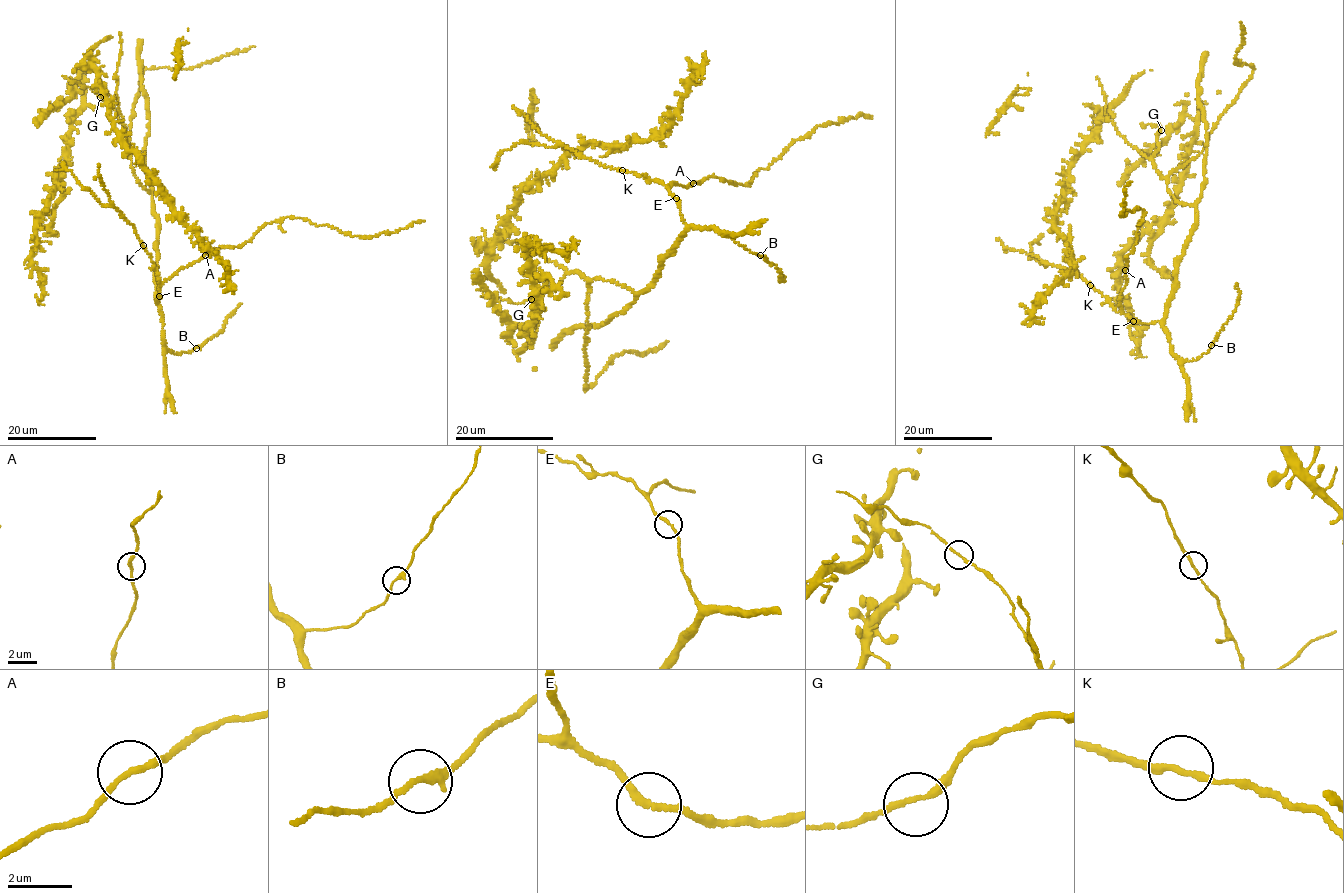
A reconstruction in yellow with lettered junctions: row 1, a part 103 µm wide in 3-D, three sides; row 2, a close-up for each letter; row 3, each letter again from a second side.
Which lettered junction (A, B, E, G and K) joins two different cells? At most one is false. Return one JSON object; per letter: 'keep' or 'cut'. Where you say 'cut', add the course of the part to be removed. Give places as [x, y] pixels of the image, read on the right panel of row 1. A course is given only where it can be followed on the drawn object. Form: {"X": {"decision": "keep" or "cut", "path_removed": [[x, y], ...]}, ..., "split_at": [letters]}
{"A": {"decision": "keep"}, "B": {"decision": "keep"}, "E": {"decision": "keep"}, "G": {"decision": "keep"}, "K": {"decision": "keep"}, "split_at": []}

